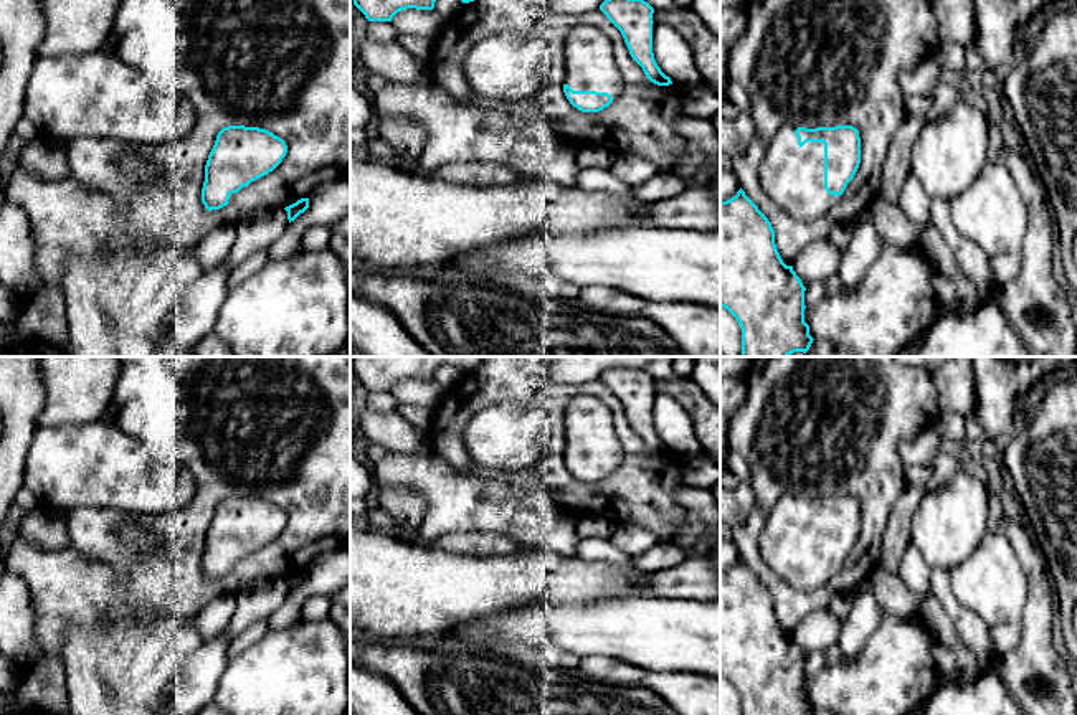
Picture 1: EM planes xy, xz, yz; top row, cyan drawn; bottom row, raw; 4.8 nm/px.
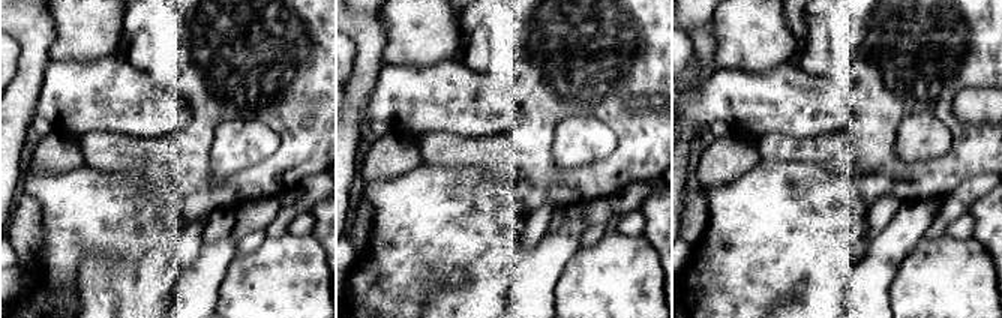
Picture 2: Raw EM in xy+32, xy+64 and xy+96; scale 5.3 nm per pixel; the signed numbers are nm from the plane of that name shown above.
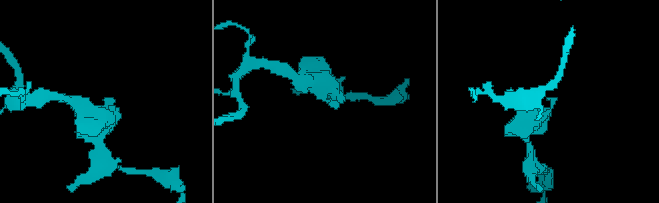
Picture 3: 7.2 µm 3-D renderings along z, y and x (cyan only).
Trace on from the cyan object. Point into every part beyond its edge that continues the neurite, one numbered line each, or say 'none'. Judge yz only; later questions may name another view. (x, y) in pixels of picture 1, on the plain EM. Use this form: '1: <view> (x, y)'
1: yz (792, 545)

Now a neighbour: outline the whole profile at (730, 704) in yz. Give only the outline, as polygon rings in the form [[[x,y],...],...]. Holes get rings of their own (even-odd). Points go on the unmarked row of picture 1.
[[[720,677],[720,715],[742,715],[742,698],[737,689]]]

